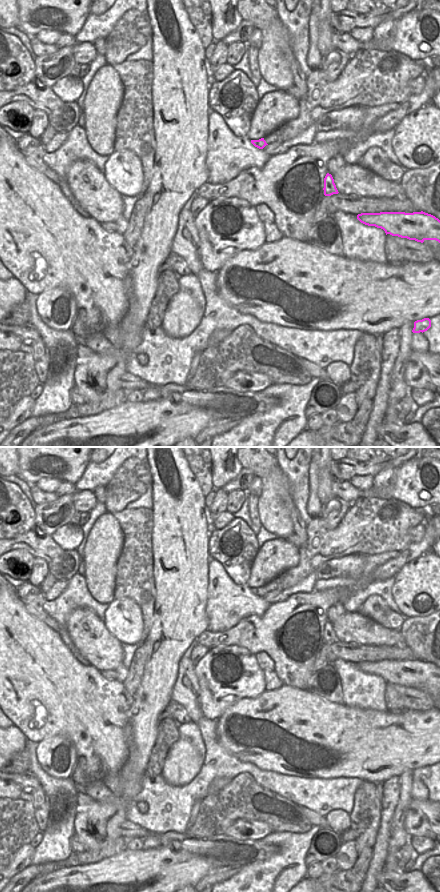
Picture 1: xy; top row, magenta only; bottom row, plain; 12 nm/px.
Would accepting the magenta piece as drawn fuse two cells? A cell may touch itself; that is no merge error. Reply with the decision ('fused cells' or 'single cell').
single cell

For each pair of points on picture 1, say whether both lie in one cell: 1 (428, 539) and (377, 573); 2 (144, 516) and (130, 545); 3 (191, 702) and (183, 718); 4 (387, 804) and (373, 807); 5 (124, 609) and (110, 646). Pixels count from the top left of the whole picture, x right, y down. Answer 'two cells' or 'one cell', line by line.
1: one cell
2: one cell
3: two cells
4: two cells
5: two cells

